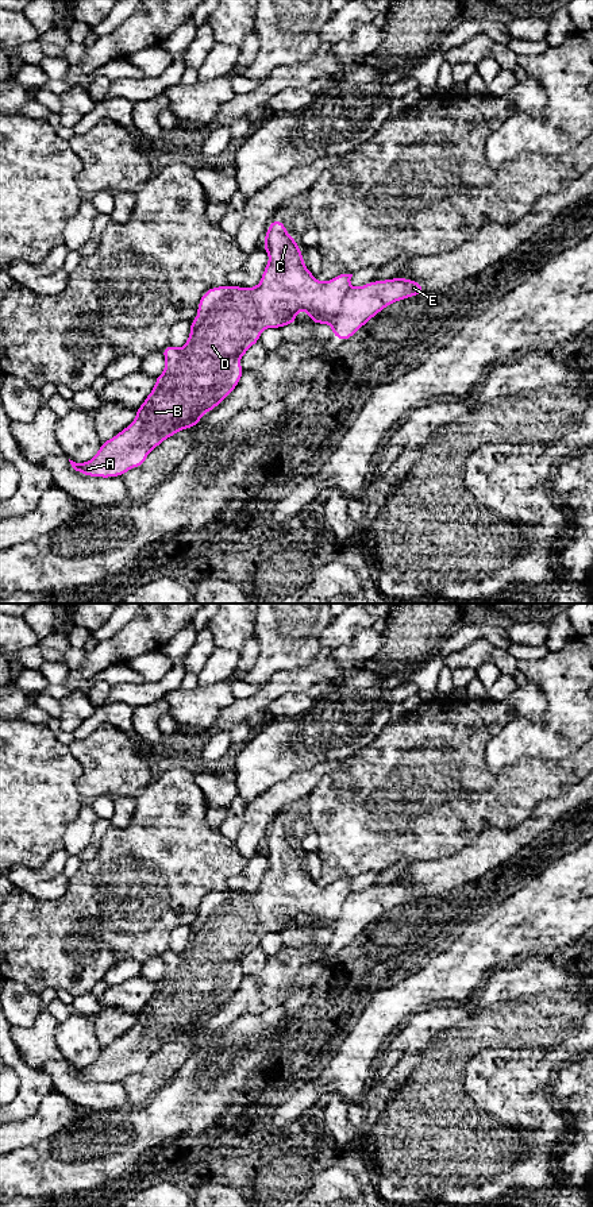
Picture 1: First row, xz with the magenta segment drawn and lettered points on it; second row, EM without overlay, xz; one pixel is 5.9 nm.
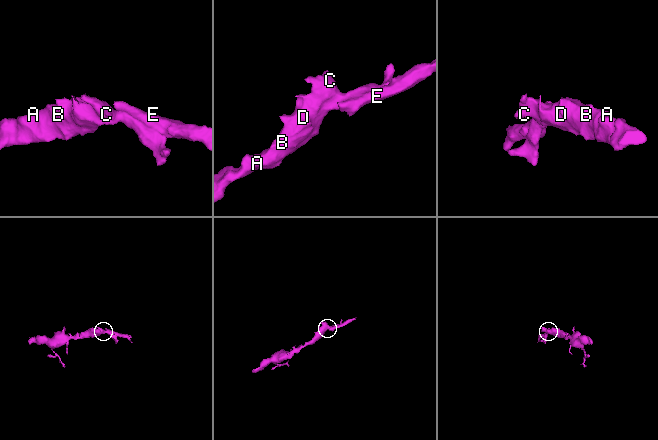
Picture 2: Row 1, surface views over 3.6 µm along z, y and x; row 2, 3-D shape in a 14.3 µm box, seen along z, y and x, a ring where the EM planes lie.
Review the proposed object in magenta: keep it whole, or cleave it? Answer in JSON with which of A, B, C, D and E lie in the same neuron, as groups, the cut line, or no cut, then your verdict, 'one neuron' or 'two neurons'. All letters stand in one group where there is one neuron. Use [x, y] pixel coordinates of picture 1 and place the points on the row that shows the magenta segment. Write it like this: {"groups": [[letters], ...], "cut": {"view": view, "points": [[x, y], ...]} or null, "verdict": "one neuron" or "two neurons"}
{"groups": [["A", "B", "C", "D"], ["E"]], "cut": {"view": "xz", "points": [[353, 288], [335, 312], [316, 322]]}, "verdict": "two neurons"}

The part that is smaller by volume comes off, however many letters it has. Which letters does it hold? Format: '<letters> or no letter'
E

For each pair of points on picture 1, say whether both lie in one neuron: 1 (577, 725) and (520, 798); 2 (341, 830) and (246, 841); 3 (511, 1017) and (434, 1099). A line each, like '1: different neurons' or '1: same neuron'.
1: different neurons
2: different neurons
3: same neuron

